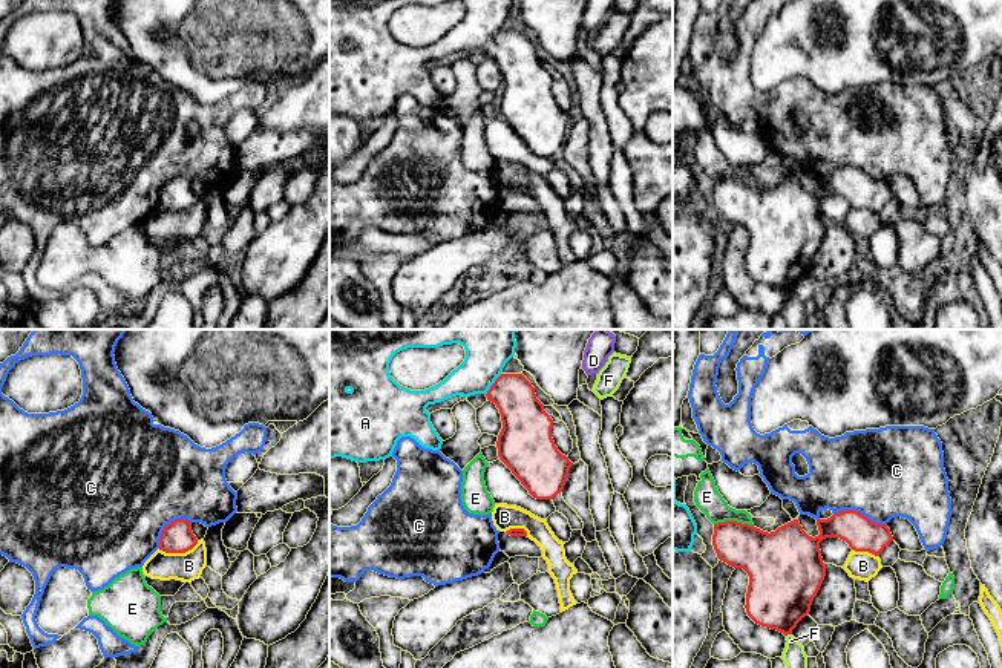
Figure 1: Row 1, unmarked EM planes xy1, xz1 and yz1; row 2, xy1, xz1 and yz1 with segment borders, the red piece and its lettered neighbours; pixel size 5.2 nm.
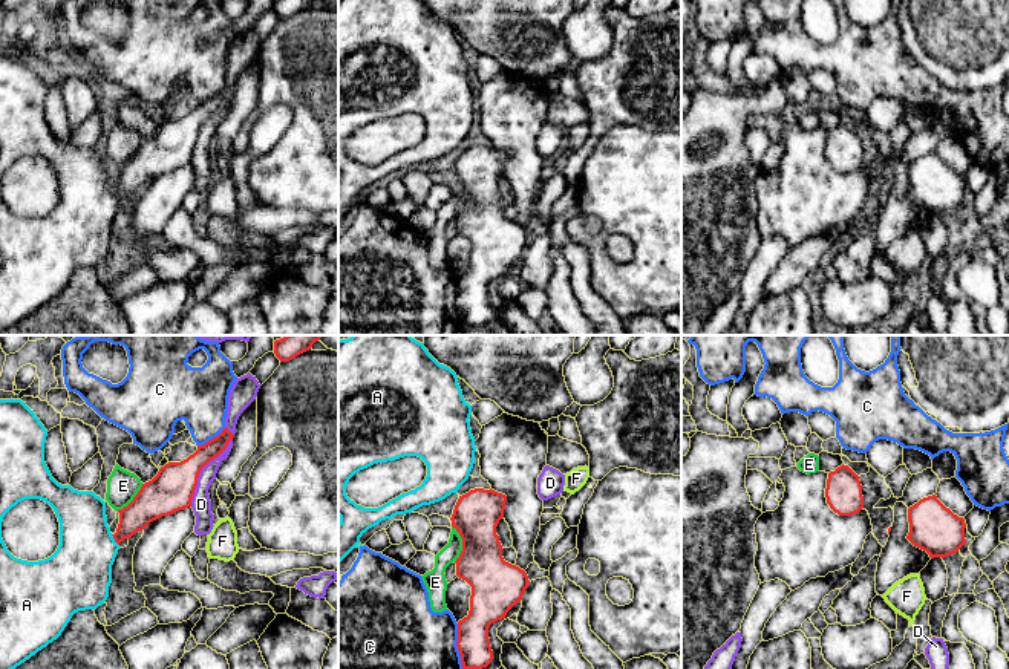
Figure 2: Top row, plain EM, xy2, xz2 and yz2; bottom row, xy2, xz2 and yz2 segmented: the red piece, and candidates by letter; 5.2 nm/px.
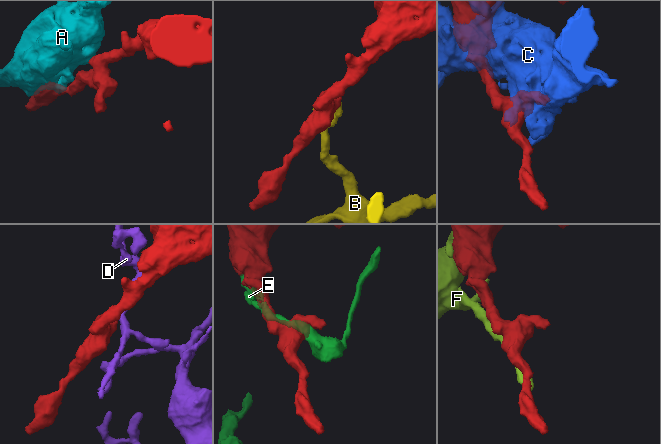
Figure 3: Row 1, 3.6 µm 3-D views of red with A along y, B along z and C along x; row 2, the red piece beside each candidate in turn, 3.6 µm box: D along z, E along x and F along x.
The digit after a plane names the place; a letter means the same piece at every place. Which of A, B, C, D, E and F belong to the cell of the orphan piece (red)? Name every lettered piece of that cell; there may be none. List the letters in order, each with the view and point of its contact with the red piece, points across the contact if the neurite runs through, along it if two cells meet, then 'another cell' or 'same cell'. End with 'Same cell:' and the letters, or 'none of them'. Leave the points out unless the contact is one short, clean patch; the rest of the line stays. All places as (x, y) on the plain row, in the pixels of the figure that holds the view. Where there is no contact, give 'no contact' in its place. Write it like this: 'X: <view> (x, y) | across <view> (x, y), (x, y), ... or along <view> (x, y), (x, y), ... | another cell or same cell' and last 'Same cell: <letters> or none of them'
A: xz1 (492, 42) | across xz1 (524, 77), (492, 42), (483, 31), (483, 22) | same cell
B: xy1 (178, 209) | along xy1 (198, 198), (184, 209), (163, 209), (158, 206) | another cell
C: yz1 (858, 169) | another cell
D: xy2 (199, 129) | along xy2 (231, 97), (201, 127), (190, 163) | another cell
E: yz1 (734, 178) | another cell
F: yz1 (788, 290) | another cell
Same cell: A

